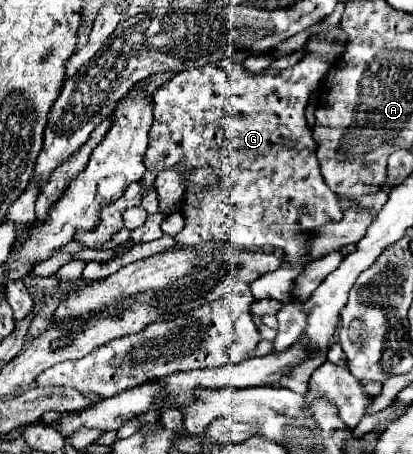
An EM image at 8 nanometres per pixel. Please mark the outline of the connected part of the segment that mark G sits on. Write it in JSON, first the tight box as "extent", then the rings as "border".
{"extent":[145,24,345,350],"border":[[[337,24],[329,26],[323,34],[309,36],[309,40],[305,42],[305,48],[309,52],[289,70],[269,68],[253,78],[247,74],[243,64],[237,64],[231,58],[223,58],[203,68],[177,72],[153,94],[155,122],[149,134],[151,142],[145,154],[145,166],[149,170],[165,170],[173,164],[183,162],[189,168],[183,194],[185,228],[175,236],[177,244],[195,246],[209,240],[223,240],[239,246],[263,246],[269,242],[285,250],[283,264],[277,270],[263,274],[261,278],[251,282],[251,292],[256,300],[275,298],[283,302],[281,310],[277,312],[279,328],[273,350],[285,350],[285,346],[291,346],[303,334],[303,328],[307,328],[305,304],[293,296],[293,288],[295,278],[309,264],[313,230],[329,222],[339,222],[343,218],[343,212],[337,204],[337,194],[327,188],[319,172],[319,162],[315,156],[317,144],[305,122],[305,106],[309,102],[309,94],[311,90],[321,86],[325,74],[333,64],[329,58],[325,58],[325,52],[343,48],[343,44],[339,42],[341,34],[345,34],[345,30],[341,28],[341,24]]]}

